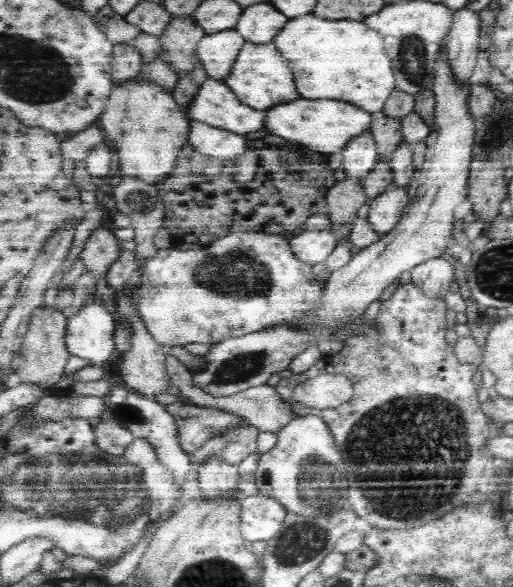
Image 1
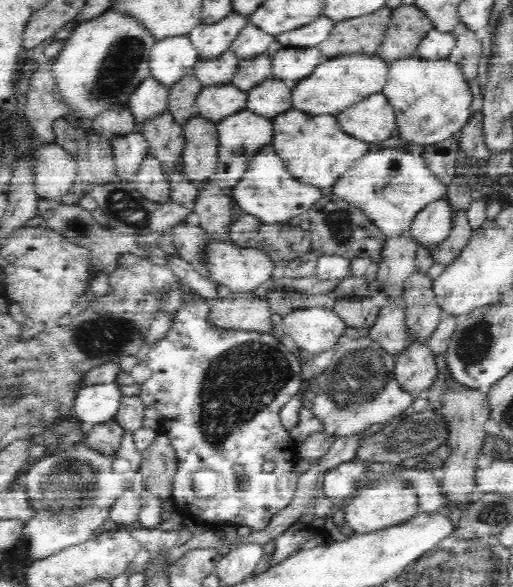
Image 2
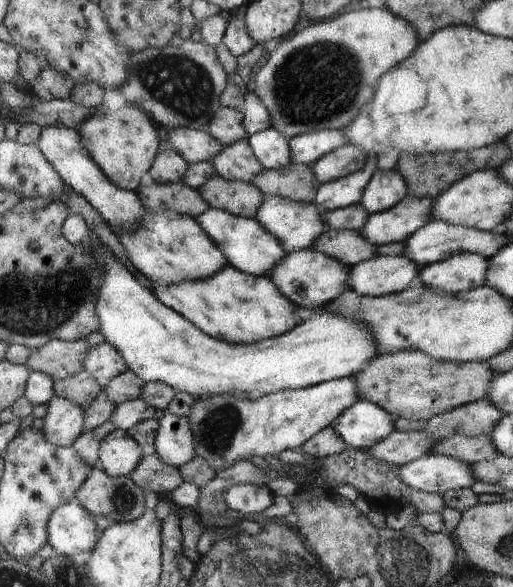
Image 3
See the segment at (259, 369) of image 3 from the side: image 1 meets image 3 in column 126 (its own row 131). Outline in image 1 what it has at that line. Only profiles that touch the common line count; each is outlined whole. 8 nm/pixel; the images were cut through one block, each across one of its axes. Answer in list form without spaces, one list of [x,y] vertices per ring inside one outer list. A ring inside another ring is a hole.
[[[300,98],[296,101],[277,103],[276,106],[268,108],[265,112],[264,128],[272,135],[332,155],[344,150],[350,137],[370,130],[374,117],[344,101]]]

